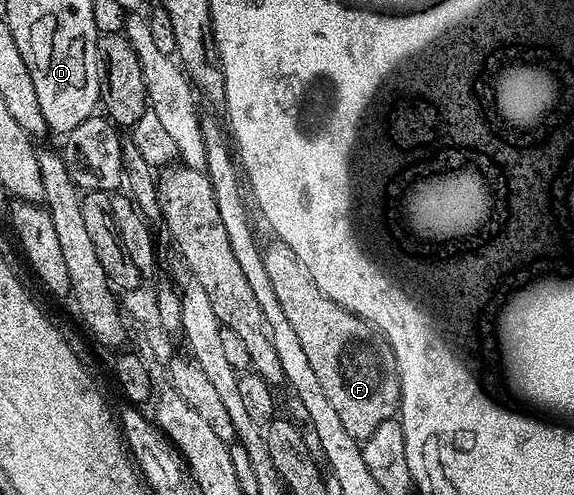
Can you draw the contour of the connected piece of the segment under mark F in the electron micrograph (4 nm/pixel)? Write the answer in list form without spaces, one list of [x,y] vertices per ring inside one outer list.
[[[276,239],[270,241],[269,246],[264,246],[263,256],[271,287],[275,287],[275,299],[279,299],[279,307],[283,307],[291,327],[295,327],[295,332],[299,334],[303,351],[327,399],[331,399],[335,412],[339,414],[343,427],[347,427],[347,432],[358,439],[371,436],[381,423],[398,416],[401,380],[396,364],[365,365],[365,353],[369,357],[377,357],[381,353],[381,345],[383,349],[382,338],[373,326],[323,295],[315,279],[311,279],[311,271],[307,271],[299,255],[295,255],[287,243]]]

